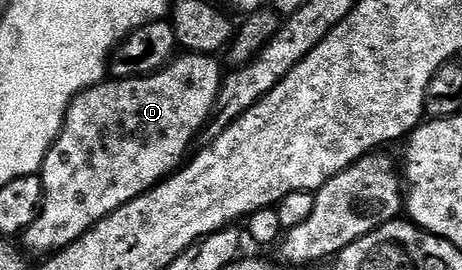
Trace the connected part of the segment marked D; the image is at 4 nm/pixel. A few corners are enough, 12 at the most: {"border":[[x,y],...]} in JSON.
{"border":[[181,54],[69,103],[26,253],[178,171],[223,71]]}

